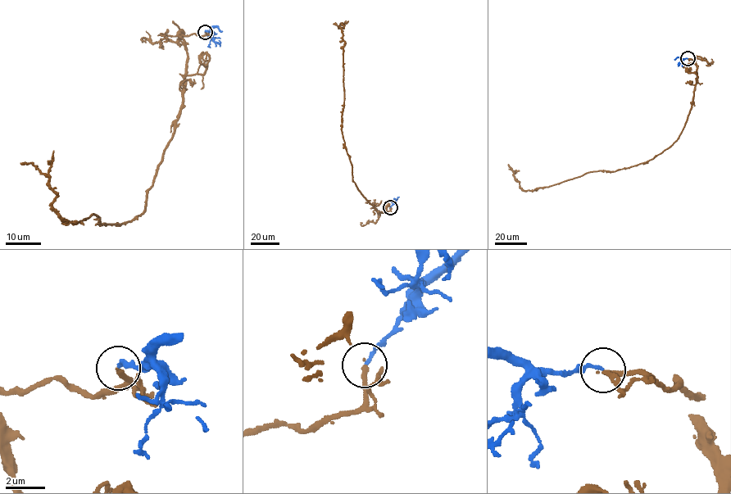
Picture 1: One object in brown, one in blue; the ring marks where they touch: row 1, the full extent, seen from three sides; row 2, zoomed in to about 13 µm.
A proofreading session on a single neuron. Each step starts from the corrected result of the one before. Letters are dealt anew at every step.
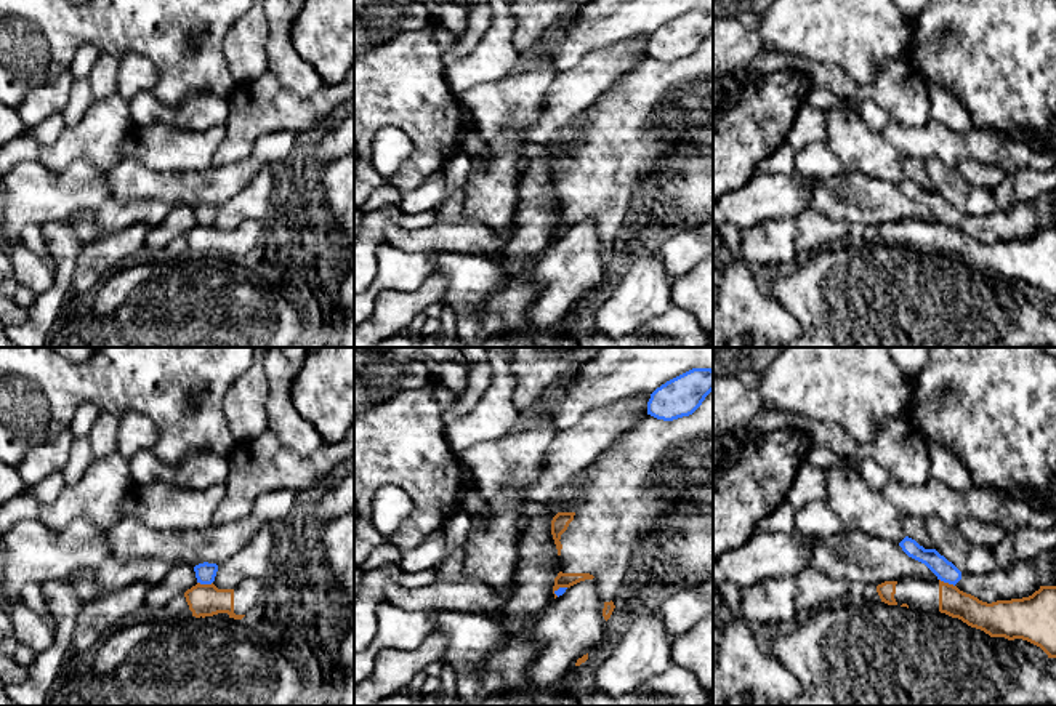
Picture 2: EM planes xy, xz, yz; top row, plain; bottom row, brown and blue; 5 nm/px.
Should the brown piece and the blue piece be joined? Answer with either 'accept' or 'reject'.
reject

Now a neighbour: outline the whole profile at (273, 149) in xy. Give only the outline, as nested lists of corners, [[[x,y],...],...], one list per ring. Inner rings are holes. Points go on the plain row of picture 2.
[[[292,131],[260,136],[247,158],[199,171],[157,173],[138,160],[122,158],[107,173],[111,199],[120,203],[159,200],[170,207],[187,205],[195,208],[204,203],[220,207],[236,195],[263,165],[282,168],[296,136]]]

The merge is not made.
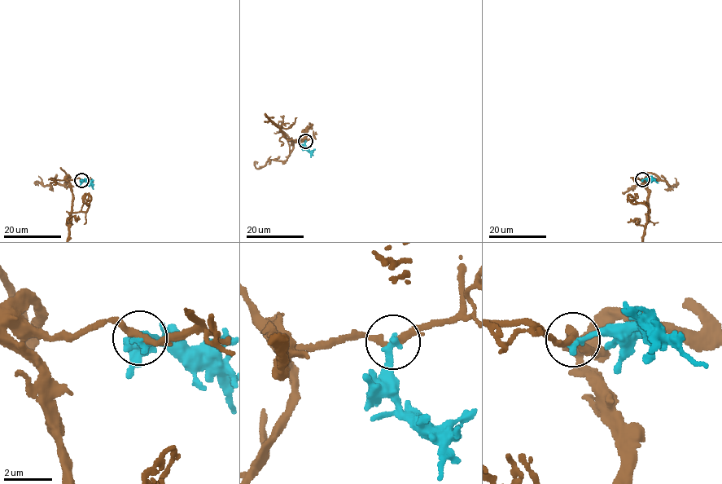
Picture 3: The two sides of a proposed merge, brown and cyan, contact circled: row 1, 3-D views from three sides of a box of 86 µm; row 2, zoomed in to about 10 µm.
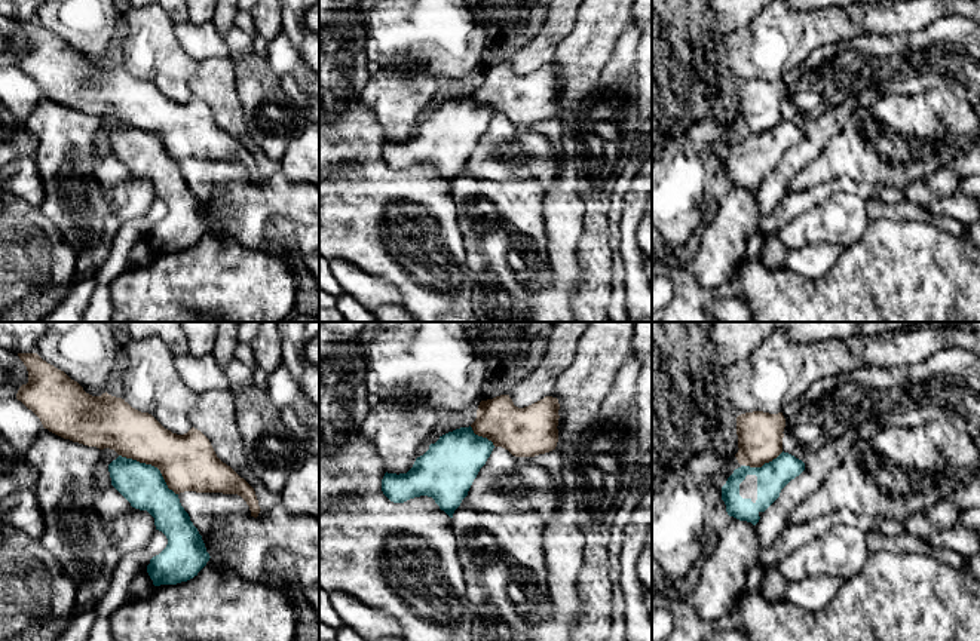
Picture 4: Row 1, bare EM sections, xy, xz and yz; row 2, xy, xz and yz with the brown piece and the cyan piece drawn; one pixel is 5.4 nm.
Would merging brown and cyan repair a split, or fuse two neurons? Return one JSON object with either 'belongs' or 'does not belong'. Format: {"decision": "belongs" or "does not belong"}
{"decision": "belongs"}

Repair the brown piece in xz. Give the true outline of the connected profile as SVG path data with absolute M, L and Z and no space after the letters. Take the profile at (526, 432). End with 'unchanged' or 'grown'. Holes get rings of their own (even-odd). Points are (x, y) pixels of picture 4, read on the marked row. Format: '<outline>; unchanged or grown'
M509 395L481 401L469 427L440 436L407 473L386 472L382 491L393 503L432 497L453 518L494 447L515 457L535 457L555 450L558 410L558 399L552 396L524 408L515 407Z; grown

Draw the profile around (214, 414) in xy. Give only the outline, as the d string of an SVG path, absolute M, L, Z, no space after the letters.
M211 390L197 396L192 410L192 426L211 442L217 457L230 466L255 491L258 506L270 510L281 503L281 496L269 490L248 463L233 404L235 392Z

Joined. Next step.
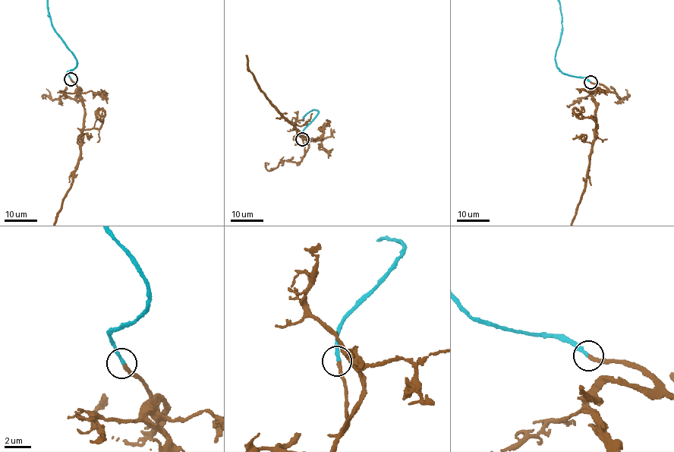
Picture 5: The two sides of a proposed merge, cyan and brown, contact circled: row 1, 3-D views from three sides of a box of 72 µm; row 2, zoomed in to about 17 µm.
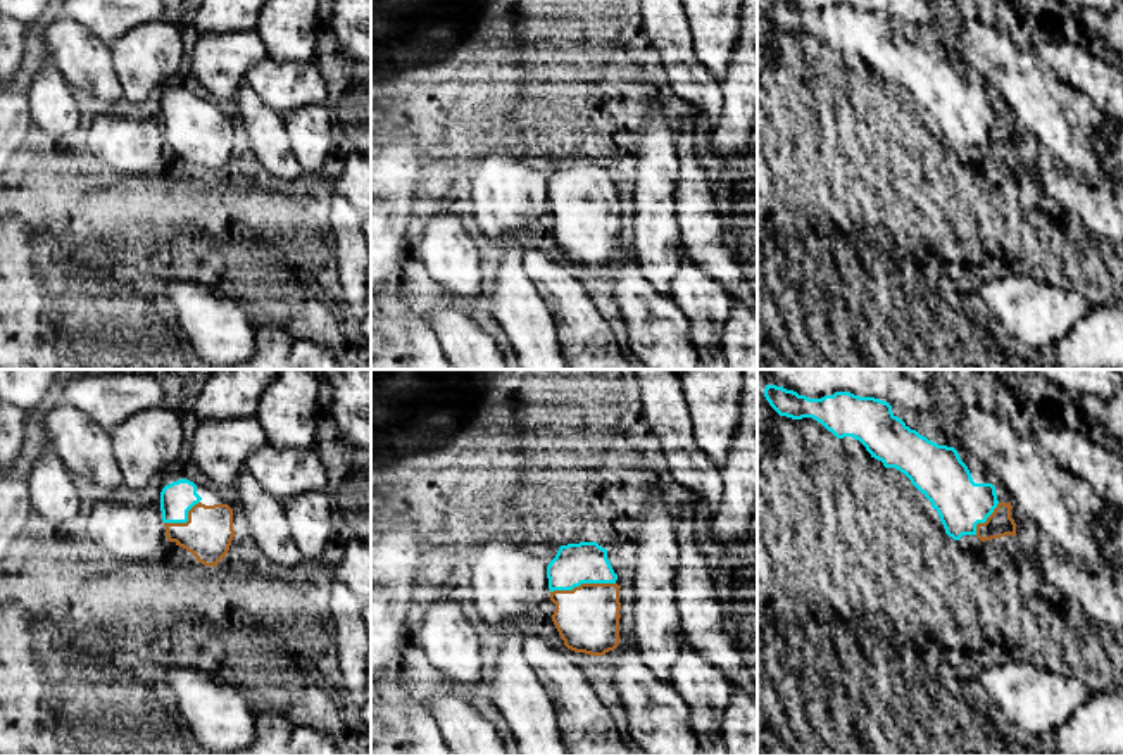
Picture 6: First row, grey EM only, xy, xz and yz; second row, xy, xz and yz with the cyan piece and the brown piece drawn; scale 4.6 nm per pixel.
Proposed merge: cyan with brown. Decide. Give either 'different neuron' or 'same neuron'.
same neuron

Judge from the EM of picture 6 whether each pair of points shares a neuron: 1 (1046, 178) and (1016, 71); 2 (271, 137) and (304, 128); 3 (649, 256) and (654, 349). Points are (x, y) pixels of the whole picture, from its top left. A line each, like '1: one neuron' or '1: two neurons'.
1: two neurons
2: two neurons
3: two neurons

